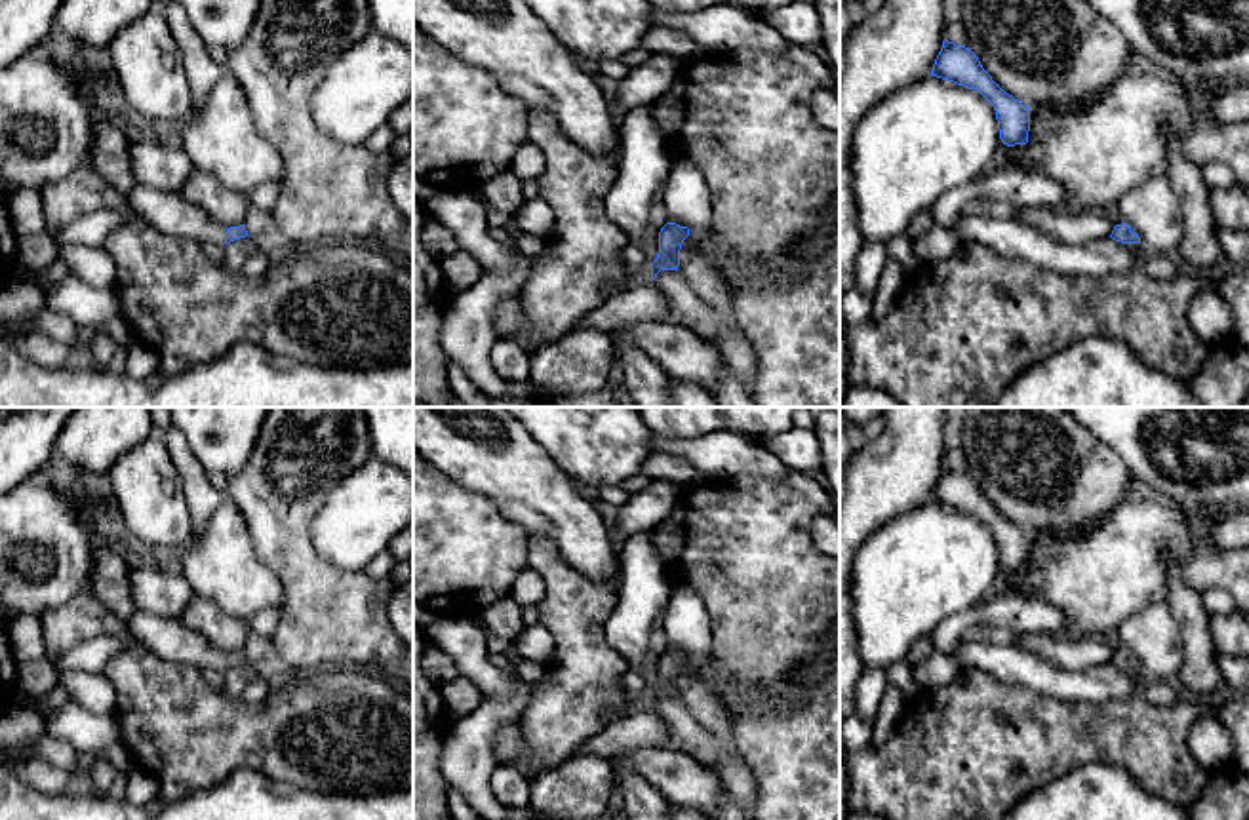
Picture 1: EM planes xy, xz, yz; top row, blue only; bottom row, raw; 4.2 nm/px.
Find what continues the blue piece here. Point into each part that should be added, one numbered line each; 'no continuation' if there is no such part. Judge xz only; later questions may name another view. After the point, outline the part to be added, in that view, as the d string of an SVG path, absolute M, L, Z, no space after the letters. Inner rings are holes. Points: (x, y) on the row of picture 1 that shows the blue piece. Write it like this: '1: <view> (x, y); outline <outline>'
1: xz (627, 280); outline M645 263L638 274L630 274L628 270L615 280L613 283L605 285L605 295L619 295L623 291L632 289L638 282L651 282L651 263Z

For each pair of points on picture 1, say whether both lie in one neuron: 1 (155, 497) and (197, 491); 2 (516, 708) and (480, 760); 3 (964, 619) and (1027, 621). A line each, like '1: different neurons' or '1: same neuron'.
1: different neurons
2: same neuron
3: same neuron

